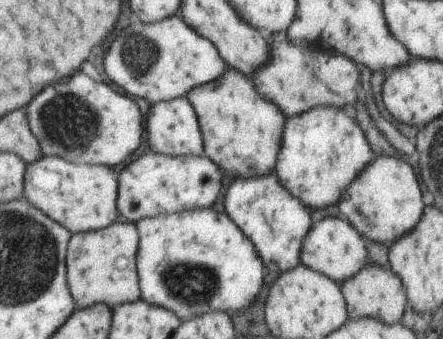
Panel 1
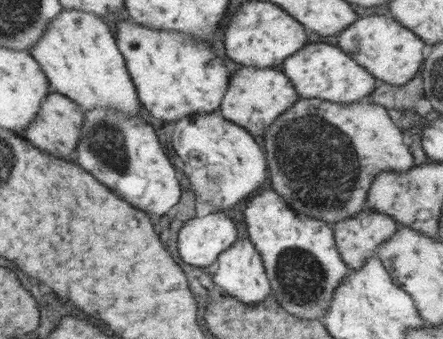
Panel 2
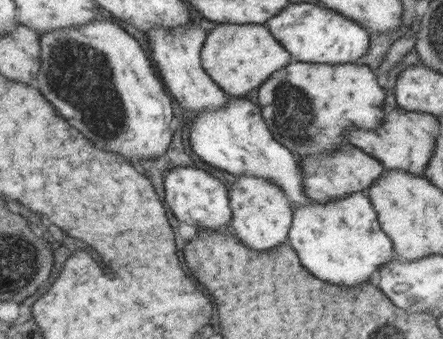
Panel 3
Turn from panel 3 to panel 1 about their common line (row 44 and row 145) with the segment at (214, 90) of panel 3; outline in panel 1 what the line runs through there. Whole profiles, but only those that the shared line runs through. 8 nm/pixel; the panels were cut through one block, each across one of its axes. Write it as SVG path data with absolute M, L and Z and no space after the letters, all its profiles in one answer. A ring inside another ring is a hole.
M171 98L171 100L161 100L149 106L147 112L147 122L145 122L145 136L149 150L155 154L165 154L165 156L203 156L203 138L199 134L199 124L197 124L197 112L193 104L185 98Z

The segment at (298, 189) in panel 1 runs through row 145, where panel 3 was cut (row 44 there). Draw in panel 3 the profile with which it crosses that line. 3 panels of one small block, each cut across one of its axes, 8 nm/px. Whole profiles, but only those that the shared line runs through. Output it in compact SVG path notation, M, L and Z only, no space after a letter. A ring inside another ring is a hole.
M289 2L281 12L271 16L265 26L283 44L283 50L291 54L291 64L355 64L367 50L367 32L363 30L363 26L357 20L351 20L349 16L343 16L341 12L321 4Z

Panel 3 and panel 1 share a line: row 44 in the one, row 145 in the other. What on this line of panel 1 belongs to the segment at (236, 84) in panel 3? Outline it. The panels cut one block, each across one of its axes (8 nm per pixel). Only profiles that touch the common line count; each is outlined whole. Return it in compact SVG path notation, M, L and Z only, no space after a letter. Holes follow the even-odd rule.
M227 68L219 78L213 82L205 82L201 86L195 86L195 90L189 90L185 96L199 118L199 128L203 128L203 156L209 158L215 166L219 166L227 176L233 178L251 178L261 174L273 174L275 172L275 160L279 158L279 146L283 146L283 126L287 126L287 118L283 118L279 106L267 102L263 96L259 96L253 82L247 82L245 74Z

